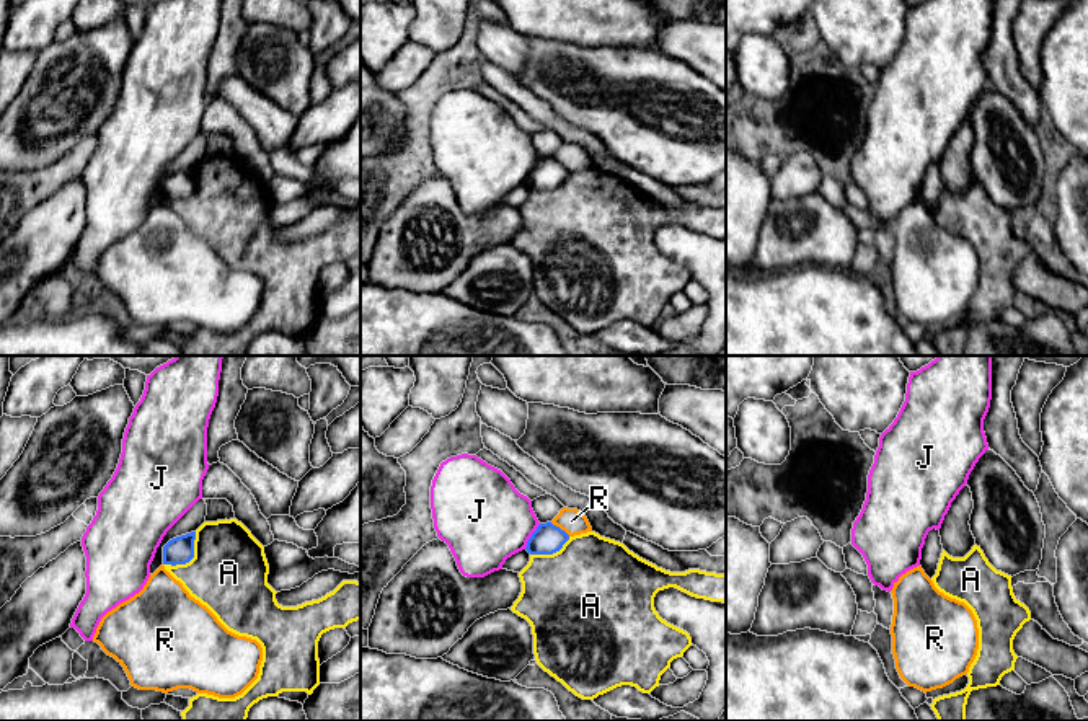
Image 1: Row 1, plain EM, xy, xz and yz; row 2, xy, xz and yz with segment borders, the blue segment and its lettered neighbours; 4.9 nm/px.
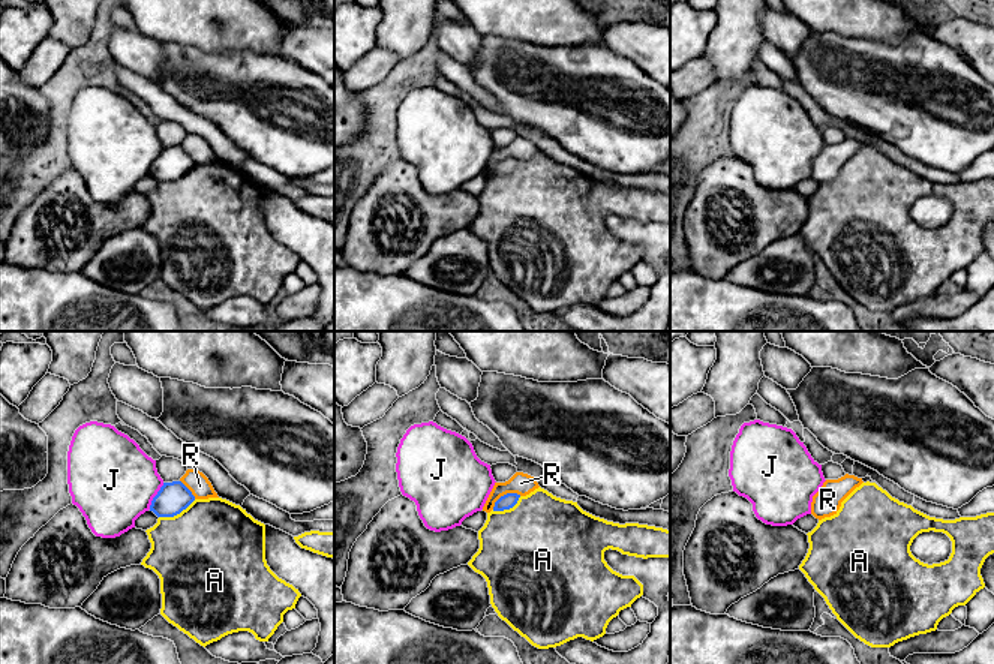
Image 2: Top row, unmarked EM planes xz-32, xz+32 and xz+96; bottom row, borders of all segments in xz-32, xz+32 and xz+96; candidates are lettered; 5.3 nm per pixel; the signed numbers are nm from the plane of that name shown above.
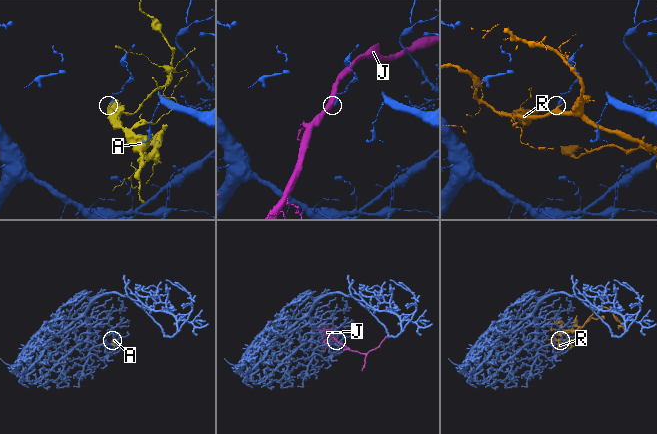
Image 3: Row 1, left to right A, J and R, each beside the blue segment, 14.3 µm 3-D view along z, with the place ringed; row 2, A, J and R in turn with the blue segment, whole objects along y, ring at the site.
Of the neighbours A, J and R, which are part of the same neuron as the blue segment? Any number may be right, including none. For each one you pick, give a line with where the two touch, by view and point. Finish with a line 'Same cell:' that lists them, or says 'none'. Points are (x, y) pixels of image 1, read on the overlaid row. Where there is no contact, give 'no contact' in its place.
Same cell: none

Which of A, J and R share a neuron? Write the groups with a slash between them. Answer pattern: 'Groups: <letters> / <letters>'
Groups: A / J / R

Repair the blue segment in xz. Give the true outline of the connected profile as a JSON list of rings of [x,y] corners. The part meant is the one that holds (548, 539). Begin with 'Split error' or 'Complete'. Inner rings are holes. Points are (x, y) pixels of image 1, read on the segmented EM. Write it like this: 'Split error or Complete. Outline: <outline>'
Complete. Outline: [[[551,522],[540,524],[527,542],[530,555],[553,555],[563,548],[569,535]]]

